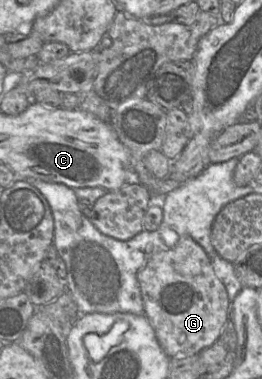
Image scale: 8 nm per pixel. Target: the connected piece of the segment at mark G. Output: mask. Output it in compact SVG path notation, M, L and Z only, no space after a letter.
M182 237L175 247L153 254L139 271L138 281L144 314L153 327L160 346L171 359L199 355L203 350L213 346L230 320L231 301L227 290L216 276L206 251L191 237Z

